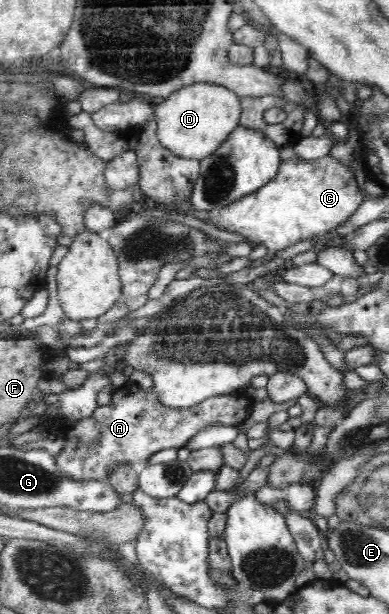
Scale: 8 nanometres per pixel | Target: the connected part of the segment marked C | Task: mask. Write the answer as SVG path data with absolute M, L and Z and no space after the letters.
M330 154L314 160L304 160L296 155L282 160L277 175L250 195L209 211L189 209L193 217L219 229L237 232L256 244L264 244L270 254L274 254L298 241L324 236L351 217L364 202L355 179L353 169Z

